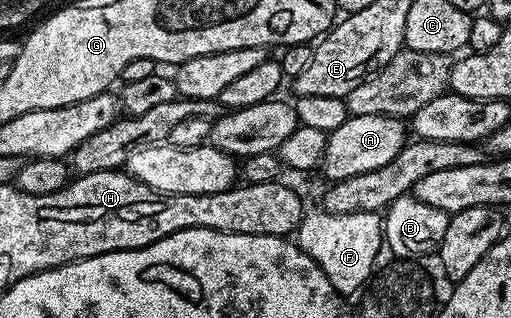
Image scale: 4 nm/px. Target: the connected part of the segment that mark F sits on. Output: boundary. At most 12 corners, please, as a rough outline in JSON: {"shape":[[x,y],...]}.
{"shape":[[374,211],[303,214],[298,247],[343,296],[383,250]]}

